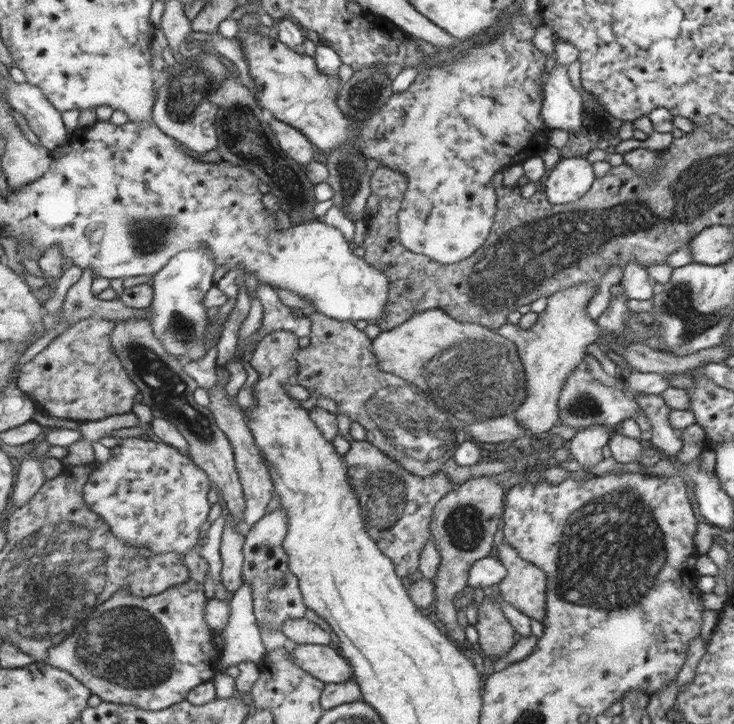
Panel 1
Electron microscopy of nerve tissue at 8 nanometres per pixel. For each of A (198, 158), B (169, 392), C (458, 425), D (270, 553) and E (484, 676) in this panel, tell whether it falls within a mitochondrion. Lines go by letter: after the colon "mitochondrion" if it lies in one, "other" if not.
A: other
B: mitochondrion
C: mitochondrion
D: other
E: other

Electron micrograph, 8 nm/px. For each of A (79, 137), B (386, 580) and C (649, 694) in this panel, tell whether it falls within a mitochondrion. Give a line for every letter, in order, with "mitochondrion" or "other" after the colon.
A: other
B: other
C: other

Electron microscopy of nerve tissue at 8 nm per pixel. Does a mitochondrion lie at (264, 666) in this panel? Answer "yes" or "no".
no

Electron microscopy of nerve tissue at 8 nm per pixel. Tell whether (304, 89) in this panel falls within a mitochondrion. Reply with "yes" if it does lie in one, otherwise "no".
no

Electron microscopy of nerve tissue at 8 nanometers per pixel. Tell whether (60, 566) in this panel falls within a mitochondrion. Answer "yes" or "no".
yes

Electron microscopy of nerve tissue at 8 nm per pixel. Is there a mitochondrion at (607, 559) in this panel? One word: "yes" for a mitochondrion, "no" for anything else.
yes

